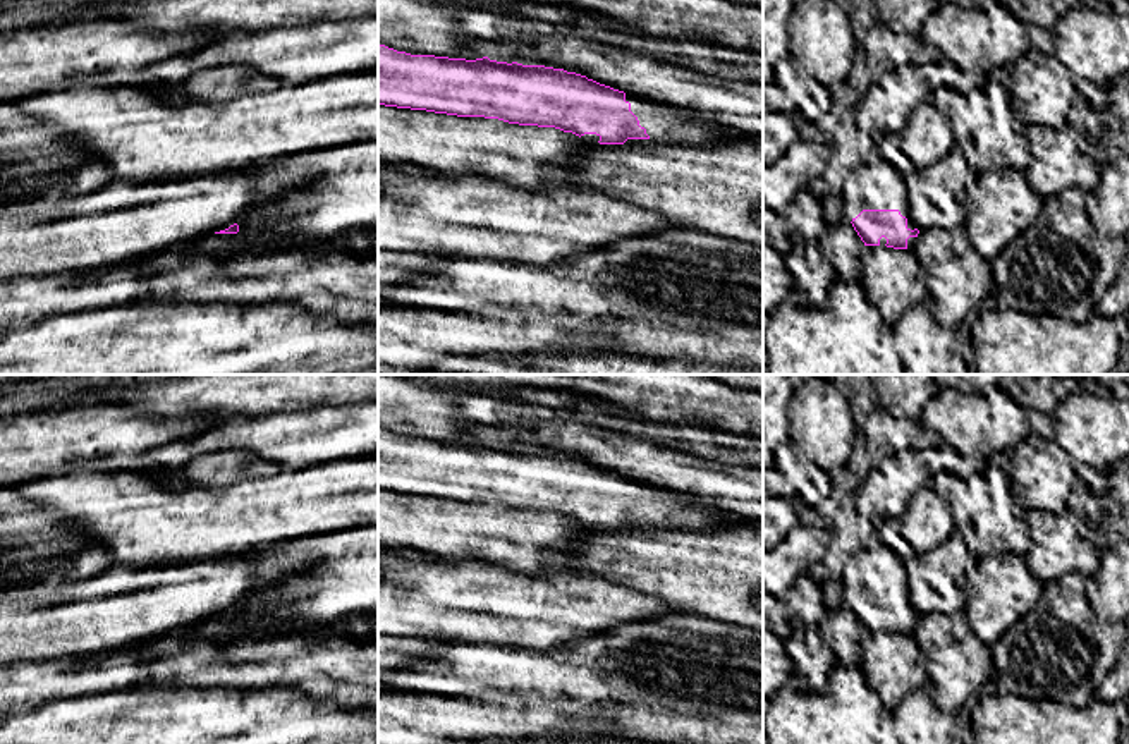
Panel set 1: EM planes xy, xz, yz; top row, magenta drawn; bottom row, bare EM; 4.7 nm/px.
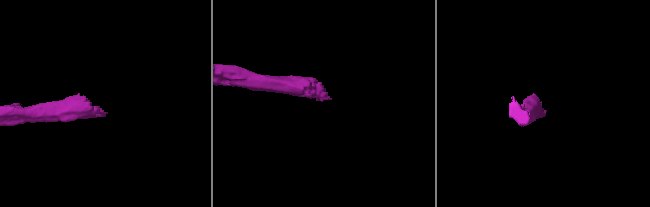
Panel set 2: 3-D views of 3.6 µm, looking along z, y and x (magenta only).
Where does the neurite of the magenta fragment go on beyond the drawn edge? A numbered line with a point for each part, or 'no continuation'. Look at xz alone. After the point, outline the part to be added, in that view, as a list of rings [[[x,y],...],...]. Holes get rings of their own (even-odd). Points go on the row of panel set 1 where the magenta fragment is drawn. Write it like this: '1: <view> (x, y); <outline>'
1: xz (665, 124); [[[626,93],[631,112],[646,129],[648,139],[627,139],[624,144],[663,144],[687,148],[720,148],[742,137],[720,124],[715,115],[655,101],[646,96]]]

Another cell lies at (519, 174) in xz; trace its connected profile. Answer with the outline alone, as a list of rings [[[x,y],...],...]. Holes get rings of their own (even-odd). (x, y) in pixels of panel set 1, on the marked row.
[[[378,105],[378,162],[387,165],[449,175],[485,175],[512,187],[541,191],[553,184],[545,175],[548,162],[579,158],[588,148],[579,136],[555,127]]]

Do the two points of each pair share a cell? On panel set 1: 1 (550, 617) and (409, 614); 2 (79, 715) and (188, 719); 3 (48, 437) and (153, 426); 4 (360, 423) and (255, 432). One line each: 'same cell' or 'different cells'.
1: same cell
2: same cell
3: same cell
4: same cell

